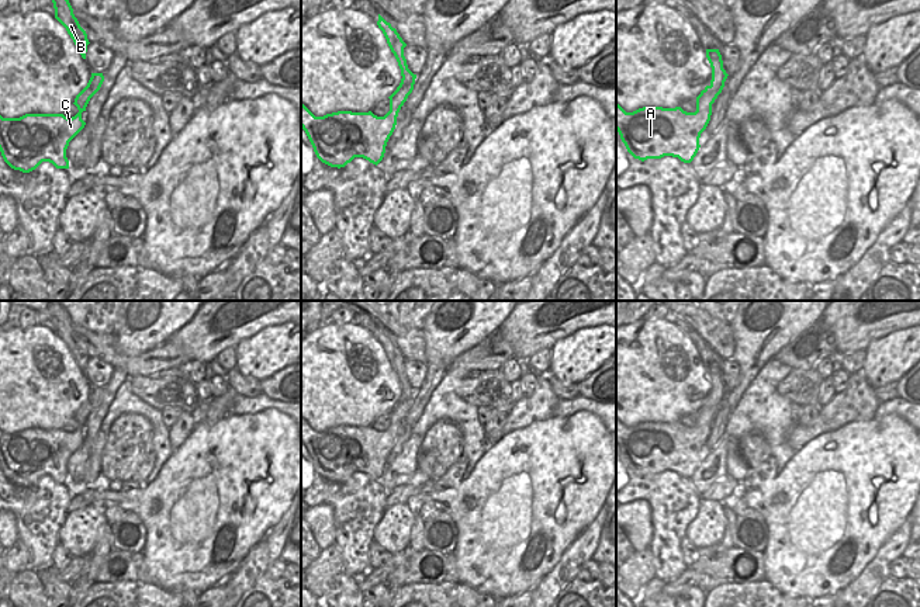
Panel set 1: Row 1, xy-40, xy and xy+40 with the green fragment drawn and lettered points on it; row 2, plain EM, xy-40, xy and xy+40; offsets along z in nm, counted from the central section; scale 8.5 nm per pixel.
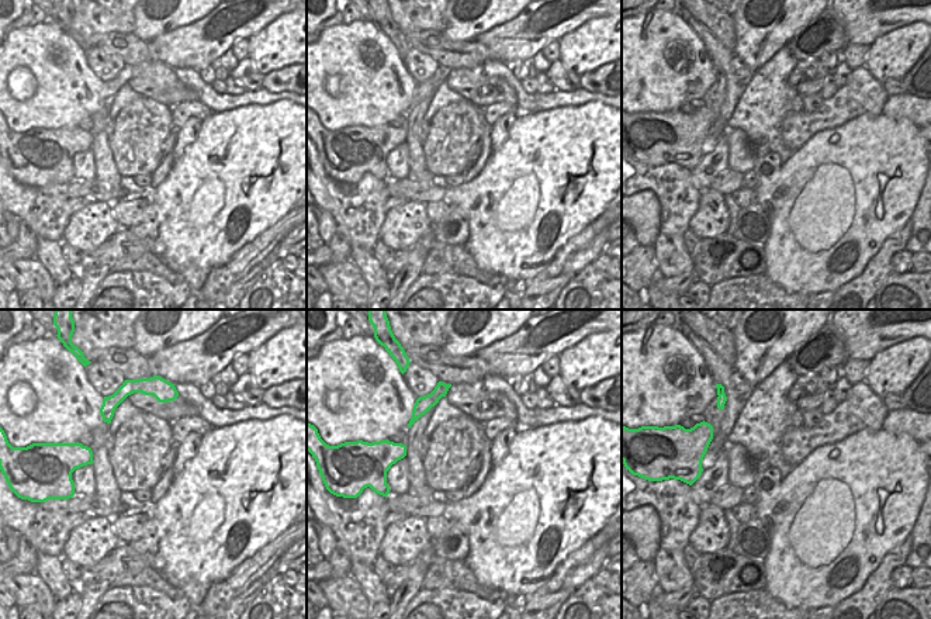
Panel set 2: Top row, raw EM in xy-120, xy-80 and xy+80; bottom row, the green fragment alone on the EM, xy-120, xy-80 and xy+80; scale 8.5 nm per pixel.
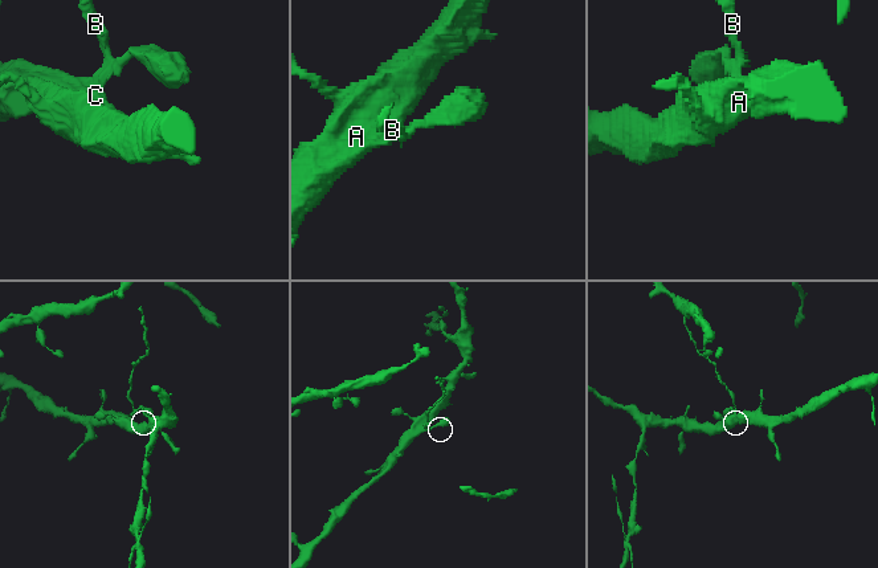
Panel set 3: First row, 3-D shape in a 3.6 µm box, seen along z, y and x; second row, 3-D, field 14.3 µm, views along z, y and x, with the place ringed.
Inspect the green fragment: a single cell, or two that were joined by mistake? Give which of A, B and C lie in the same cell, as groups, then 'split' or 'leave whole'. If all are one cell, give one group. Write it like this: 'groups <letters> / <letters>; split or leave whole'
groups A C / B; split

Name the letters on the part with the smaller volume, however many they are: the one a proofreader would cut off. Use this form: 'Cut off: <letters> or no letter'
Cut off: B

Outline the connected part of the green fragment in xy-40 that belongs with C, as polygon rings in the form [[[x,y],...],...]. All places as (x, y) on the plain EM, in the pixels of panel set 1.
[[[91,388],[87,400],[75,413],[79,427],[72,433],[63,429],[25,429],[20,433],[0,430],[0,466],[4,476],[23,488],[35,485],[42,476],[69,483],[66,464],[84,443],[82,427],[103,396],[103,388]]]

